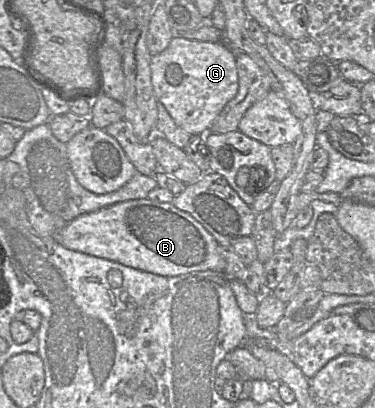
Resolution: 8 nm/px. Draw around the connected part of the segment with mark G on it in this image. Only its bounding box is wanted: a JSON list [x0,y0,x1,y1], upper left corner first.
[150,36,238,135]

